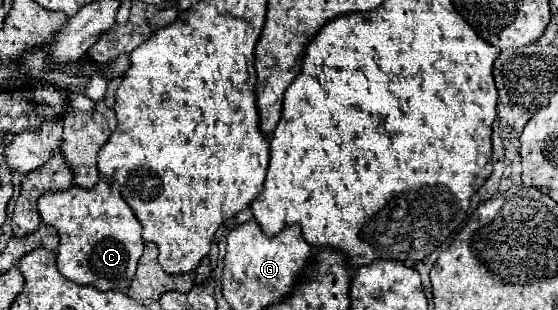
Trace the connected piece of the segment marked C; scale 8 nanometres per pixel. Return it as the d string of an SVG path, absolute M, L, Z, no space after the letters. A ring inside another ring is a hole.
M101 179L93 189L71 185L63 193L43 193L37 201L37 211L45 225L57 229L59 273L73 283L93 285L99 291L125 291L129 287L145 243L141 239L139 219L121 199L115 183Z

